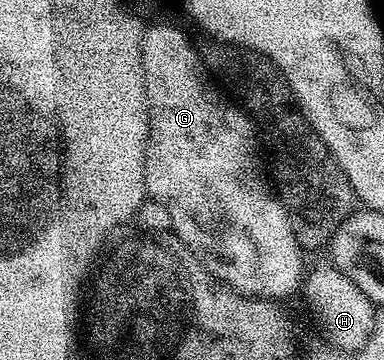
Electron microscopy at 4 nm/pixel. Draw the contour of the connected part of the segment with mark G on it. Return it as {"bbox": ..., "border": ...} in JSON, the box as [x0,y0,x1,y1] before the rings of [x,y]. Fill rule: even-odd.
{"bbox":[140,25,306,299],"border":[[[152,25],[144,29],[144,38],[140,44],[140,58],[142,59],[142,71],[144,72],[144,94],[148,100],[148,145],[144,149],[144,187],[147,196],[153,201],[160,201],[170,211],[172,220],[171,232],[186,243],[197,257],[203,259],[208,267],[208,272],[219,279],[229,289],[243,293],[246,297],[263,297],[265,299],[284,299],[292,292],[301,288],[306,276],[304,267],[305,254],[300,245],[294,239],[292,225],[288,222],[288,213],[280,204],[280,198],[275,196],[266,180],[266,173],[260,170],[256,162],[256,145],[258,149],[258,130],[251,117],[244,112],[243,108],[237,107],[227,96],[219,97],[214,90],[208,86],[209,78],[206,76],[206,66],[201,54],[196,53],[192,41],[180,29],[172,25]]]}

